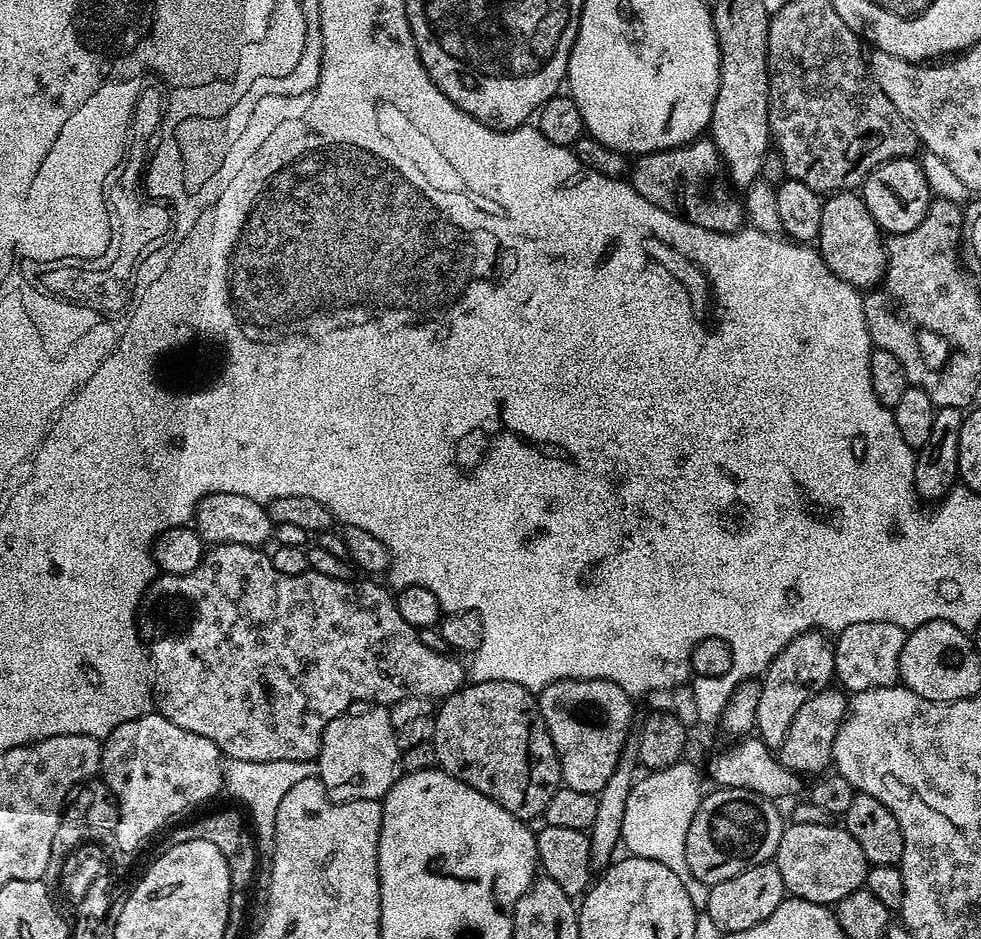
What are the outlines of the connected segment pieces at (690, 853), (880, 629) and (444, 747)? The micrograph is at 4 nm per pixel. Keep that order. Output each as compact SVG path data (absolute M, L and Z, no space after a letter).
M717 787L701 799L698 810L690 822L690 830L686 830L686 866L690 866L690 874L698 878L698 882L714 885L726 882L726 878L734 878L755 864L767 864L778 850L778 842L786 827L786 820L780 817L777 805L767 796L742 790L741 788Z
M854 622L854 626L846 626L834 640L835 679L839 687L852 694L893 687L900 680L900 655L905 635L905 629L894 622Z
M483 680L477 684L468 682L454 694L443 697L442 703L435 709L430 743L434 748L437 765L443 768L445 772L450 773L451 776L458 778L462 782L466 782L466 786L478 790L478 794L486 794L486 798L498 802L498 806L502 806L502 810L514 814L525 822L532 822L535 816L536 819L543 817L546 806L550 806L550 798L554 798L556 791L562 787L560 759L554 750L554 742L550 738L550 730L542 718L542 710L540 709L540 701L537 693L531 692L526 686L518 686L518 682L502 682L501 680Z

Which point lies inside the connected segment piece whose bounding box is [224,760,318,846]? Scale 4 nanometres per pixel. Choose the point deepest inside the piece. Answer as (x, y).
(260, 786)

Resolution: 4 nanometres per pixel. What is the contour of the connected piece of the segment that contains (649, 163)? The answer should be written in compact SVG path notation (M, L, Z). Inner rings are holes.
M697 138L681 148L667 148L635 157L630 164L630 183L646 202L654 202L654 206L662 210L677 213L694 226L715 232L738 232L745 227L741 197L735 196L737 193L728 179L724 159L710 138Z

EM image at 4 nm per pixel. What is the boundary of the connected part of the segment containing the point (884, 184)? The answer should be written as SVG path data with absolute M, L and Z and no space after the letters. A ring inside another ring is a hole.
M906 156L878 165L864 179L862 195L866 202L866 210L870 210L881 233L894 236L914 230L914 226L918 226L918 222L926 218L926 210L934 199L932 191L928 188L921 161Z

